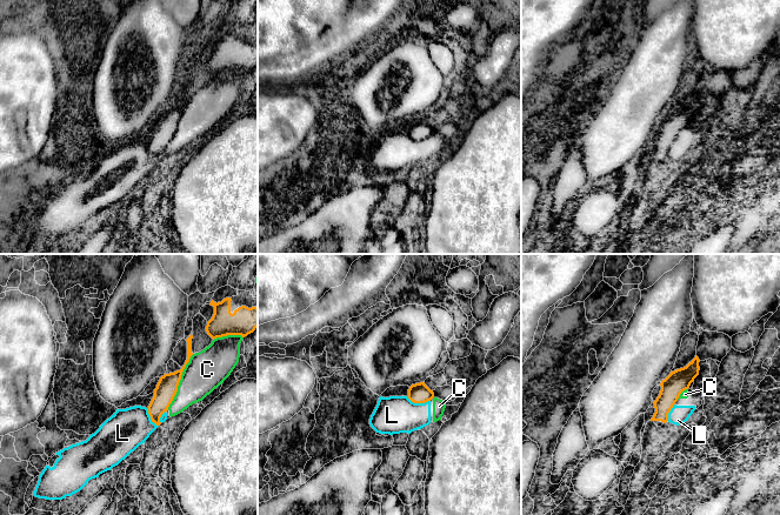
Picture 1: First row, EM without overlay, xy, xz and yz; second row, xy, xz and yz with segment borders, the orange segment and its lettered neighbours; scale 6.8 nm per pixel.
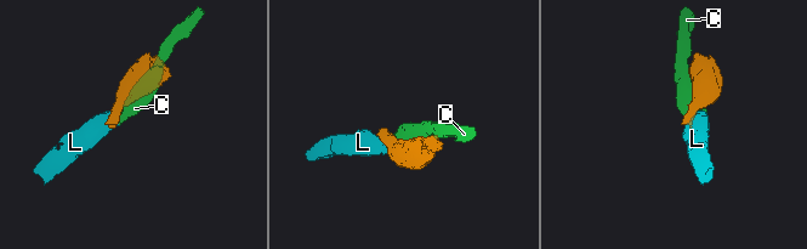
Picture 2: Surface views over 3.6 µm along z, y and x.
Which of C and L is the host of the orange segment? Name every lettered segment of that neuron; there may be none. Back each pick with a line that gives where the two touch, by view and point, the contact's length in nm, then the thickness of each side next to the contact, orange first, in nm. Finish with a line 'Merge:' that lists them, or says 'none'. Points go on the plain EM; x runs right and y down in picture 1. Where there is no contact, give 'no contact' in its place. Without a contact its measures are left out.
Merge: none

